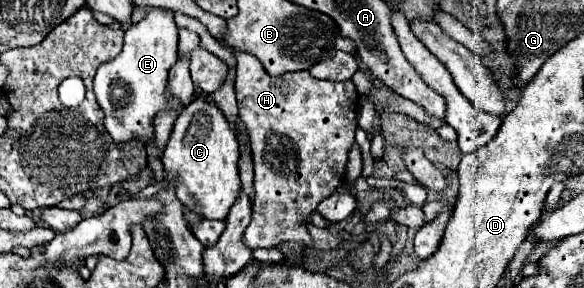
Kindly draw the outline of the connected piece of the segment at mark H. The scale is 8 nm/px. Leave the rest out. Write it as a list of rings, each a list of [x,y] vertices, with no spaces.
[[[230,50],[238,62],[236,100],[250,134],[254,162],[252,222],[244,232],[244,246],[250,250],[272,248],[288,240],[314,246],[304,224],[320,200],[342,184],[358,128],[356,106],[360,96],[352,80],[318,80],[308,70],[270,76],[254,54]]]

